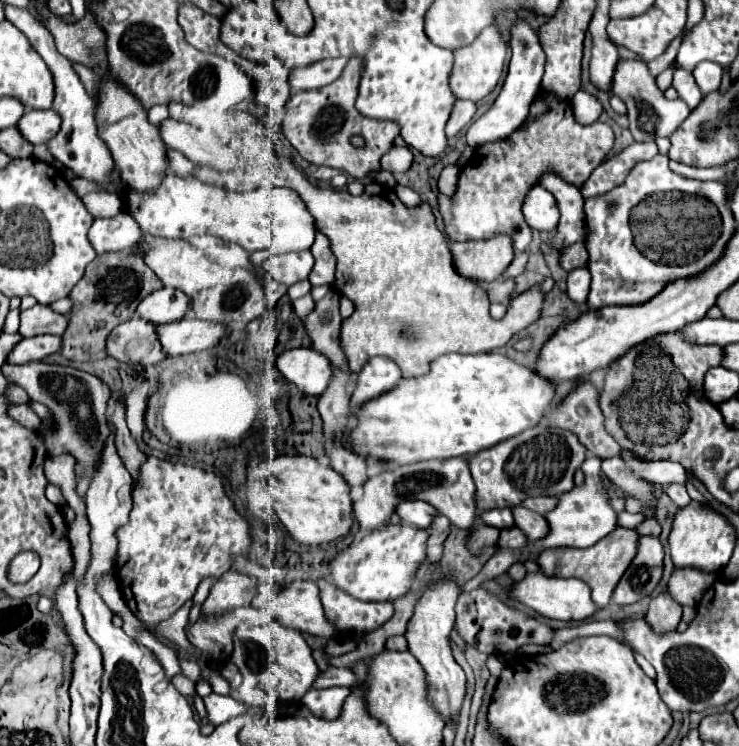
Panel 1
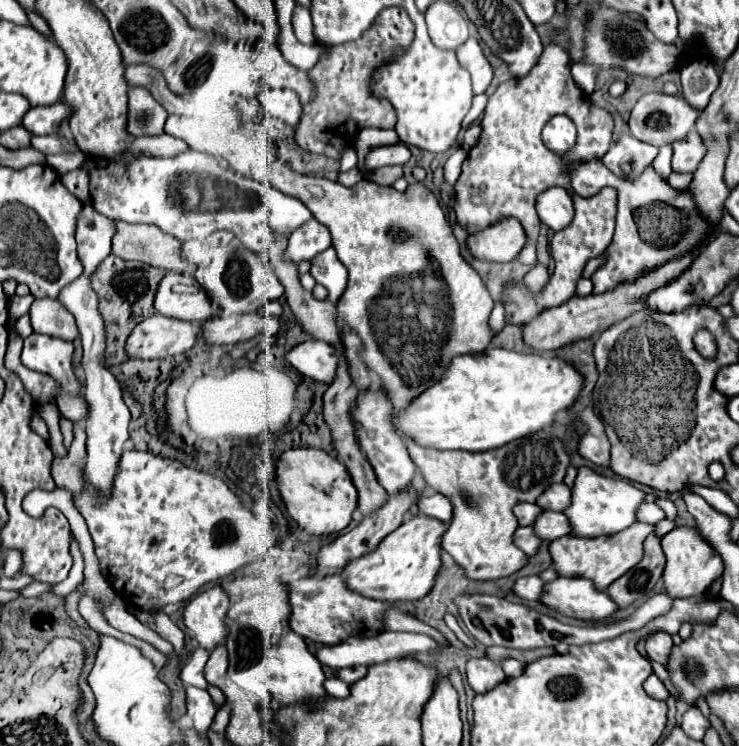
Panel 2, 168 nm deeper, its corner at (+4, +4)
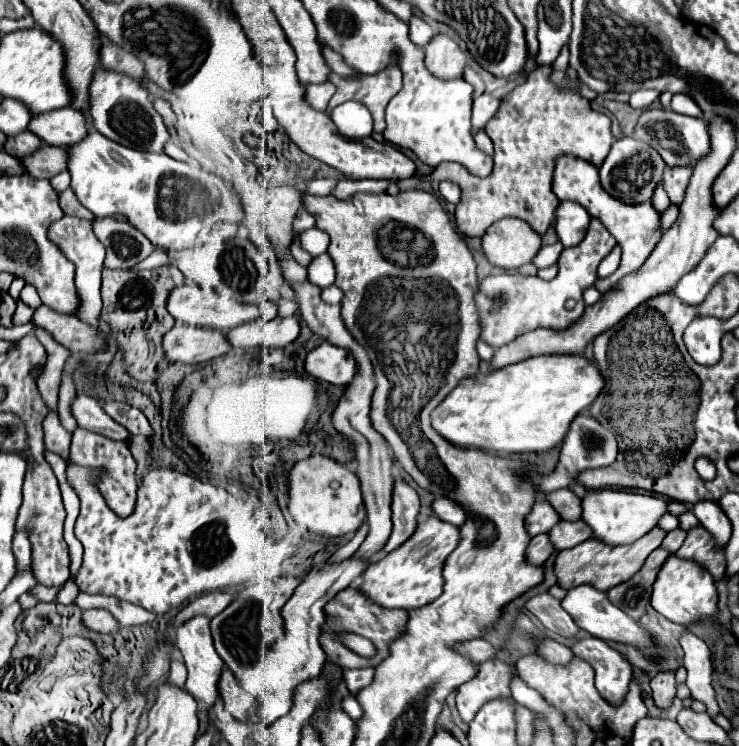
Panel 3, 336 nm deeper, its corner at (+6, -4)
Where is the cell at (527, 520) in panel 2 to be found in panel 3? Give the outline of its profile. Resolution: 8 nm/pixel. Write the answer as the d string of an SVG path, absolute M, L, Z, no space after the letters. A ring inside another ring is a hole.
M541 500L541 502L535 504L533 510L527 514L525 528L527 528L529 536L537 536L537 534L549 532L559 520L561 520L561 518L559 518L559 514L551 508L551 504L545 502L545 500Z

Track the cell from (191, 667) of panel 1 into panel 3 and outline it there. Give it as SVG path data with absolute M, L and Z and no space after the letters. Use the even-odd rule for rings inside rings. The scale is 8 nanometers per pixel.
M93 608L93 610L85 610L83 612L83 624L99 634L117 634L123 626L113 618L111 612L103 610L103 608Z

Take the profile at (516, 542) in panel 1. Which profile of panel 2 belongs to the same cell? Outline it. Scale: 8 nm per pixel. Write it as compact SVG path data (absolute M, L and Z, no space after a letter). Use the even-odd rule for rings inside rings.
M525 526L525 528L517 528L517 532L515 532L515 544L527 556L535 556L537 550L539 550L539 546L541 546L541 538L535 536L535 532L533 532L531 526Z

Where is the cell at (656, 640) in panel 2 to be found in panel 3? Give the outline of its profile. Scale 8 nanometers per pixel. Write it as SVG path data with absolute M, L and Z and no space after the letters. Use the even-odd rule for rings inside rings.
M661 670L657 672L657 676L651 680L651 692L653 692L653 700L657 706L667 708L671 704L671 700L675 698L677 692L677 682L675 682L675 672L673 670Z

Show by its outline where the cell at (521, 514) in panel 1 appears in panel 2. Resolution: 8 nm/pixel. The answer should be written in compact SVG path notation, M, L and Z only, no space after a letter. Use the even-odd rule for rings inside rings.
M545 510L539 518L537 524L533 524L533 530L537 532L537 536L541 536L543 540L557 540L565 534L571 534L571 524L567 520L567 516L563 512L549 512Z

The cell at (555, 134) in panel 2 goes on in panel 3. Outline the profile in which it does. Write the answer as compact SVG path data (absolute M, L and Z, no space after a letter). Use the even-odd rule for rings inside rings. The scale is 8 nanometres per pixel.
M557 156L555 158L555 172L553 172L553 192L557 194L559 200L573 200L579 202L583 208L587 208L587 212L595 218L599 218L605 228L615 236L617 244L622 248L621 264L619 268L607 276L607 278L599 278L595 282L595 288L603 294L609 288L613 288L623 276L635 272L645 260L647 256L653 252L655 244L661 240L663 230L661 230L661 214L655 210L653 202L647 204L623 204L621 200L615 200L613 196L609 196L603 186L599 184L599 170L593 164L587 164L587 160L579 160L577 156Z

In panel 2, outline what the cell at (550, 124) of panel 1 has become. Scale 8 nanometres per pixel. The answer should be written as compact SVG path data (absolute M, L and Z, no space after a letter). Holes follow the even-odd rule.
M549 44L533 70L523 78L509 78L495 94L489 96L481 126L483 134L477 146L473 146L463 162L463 172L455 184L455 216L461 228L469 234L487 228L501 216L515 216L521 220L527 238L537 240L541 220L535 210L537 196L555 186L568 188L569 176L565 176L565 162L553 156L541 140L543 126L557 114L565 114L577 126L577 146L571 154L573 160L593 160L605 156L611 146L613 116L599 108L579 90L569 70L571 58L557 44Z

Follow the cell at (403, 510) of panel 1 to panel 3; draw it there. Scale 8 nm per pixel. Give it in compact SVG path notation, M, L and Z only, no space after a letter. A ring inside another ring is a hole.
M449 498L433 500L431 508L433 508L437 518L441 518L445 522L451 522L453 526L461 526L465 522L465 510L459 504L455 504L453 500L449 500Z

